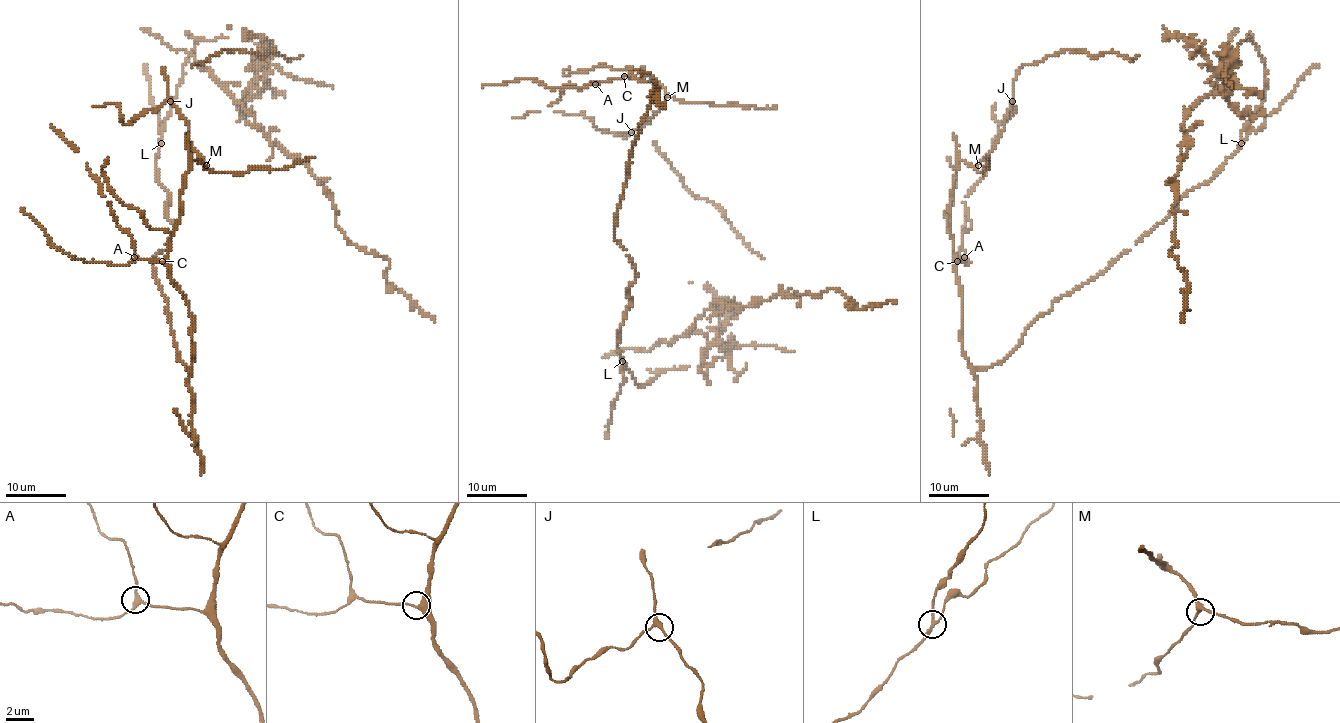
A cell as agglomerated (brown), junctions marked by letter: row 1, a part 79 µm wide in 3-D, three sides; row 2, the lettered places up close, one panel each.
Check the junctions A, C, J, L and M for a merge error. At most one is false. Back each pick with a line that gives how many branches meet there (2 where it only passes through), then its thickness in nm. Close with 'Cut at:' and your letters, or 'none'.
L: 3 branches meet; 200 nm thick
Cut at: L

